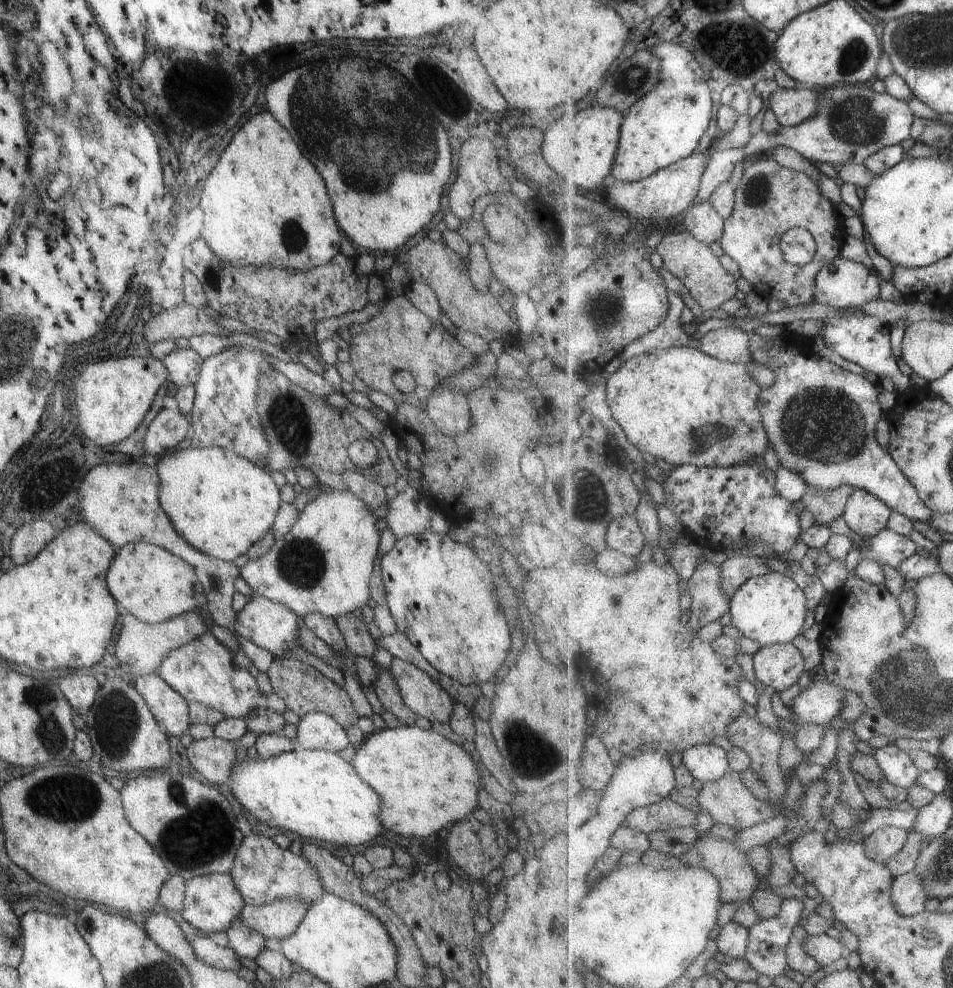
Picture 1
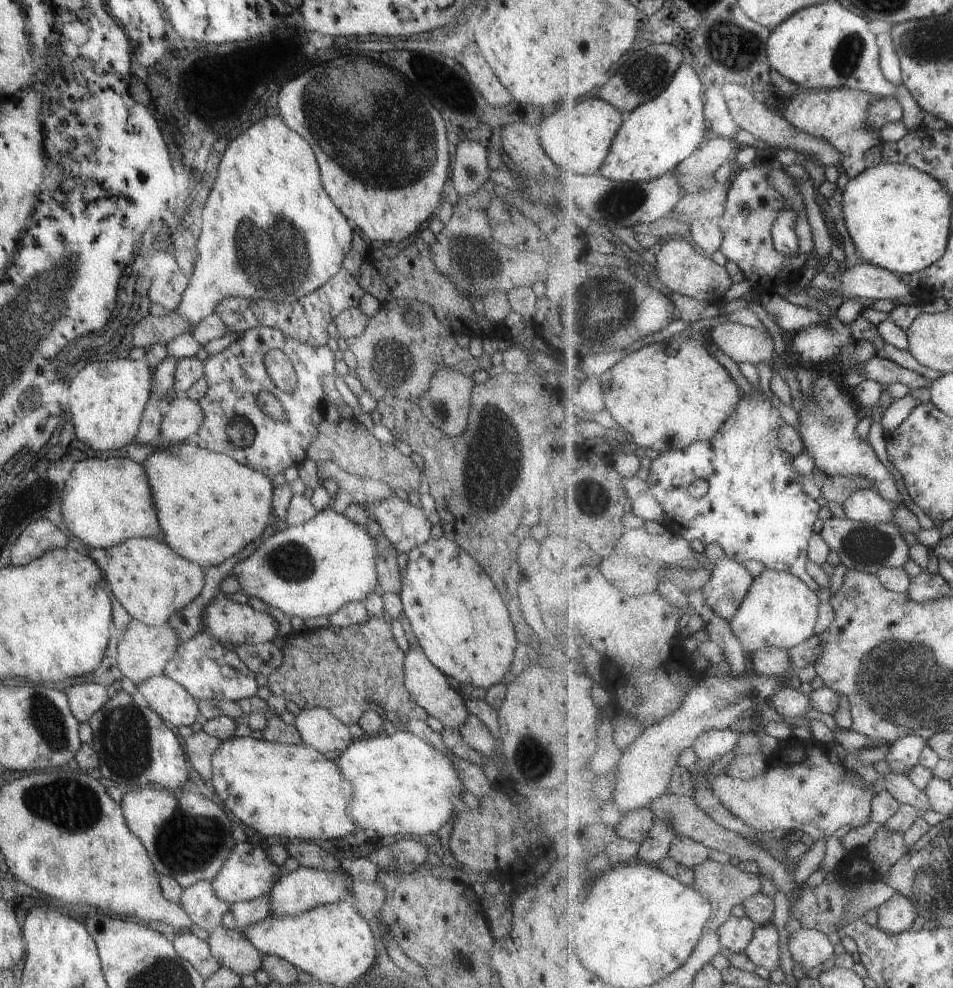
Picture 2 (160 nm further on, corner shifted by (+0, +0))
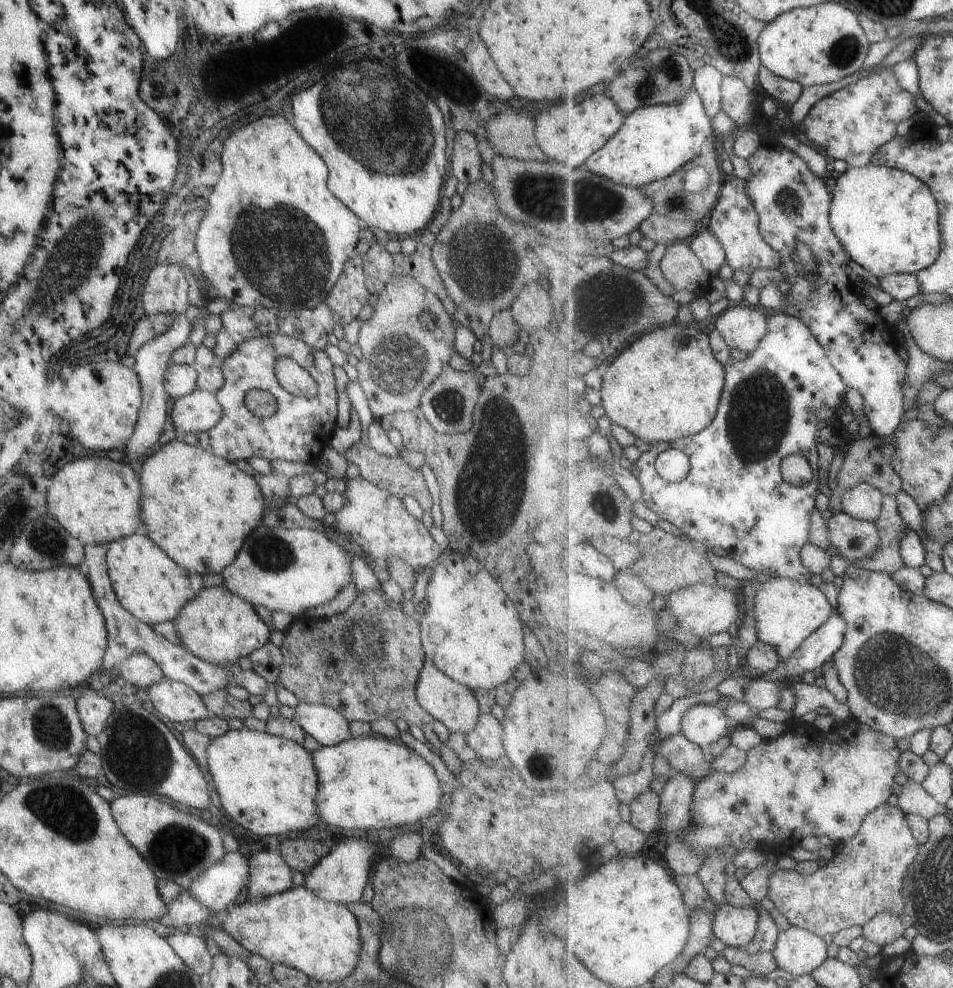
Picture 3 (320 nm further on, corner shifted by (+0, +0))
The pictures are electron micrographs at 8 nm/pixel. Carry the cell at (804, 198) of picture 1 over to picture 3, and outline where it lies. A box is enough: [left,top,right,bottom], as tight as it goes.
[706,177,781,275]

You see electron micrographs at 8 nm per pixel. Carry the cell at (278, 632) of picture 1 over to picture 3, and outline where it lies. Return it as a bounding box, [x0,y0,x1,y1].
[171,584,271,666]

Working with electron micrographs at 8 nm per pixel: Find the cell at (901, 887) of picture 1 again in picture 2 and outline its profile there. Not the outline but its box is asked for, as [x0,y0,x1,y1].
[876,893,919,935]

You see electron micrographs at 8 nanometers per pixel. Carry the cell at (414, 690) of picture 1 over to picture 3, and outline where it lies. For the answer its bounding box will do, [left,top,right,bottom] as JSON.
[414,660,480,733]

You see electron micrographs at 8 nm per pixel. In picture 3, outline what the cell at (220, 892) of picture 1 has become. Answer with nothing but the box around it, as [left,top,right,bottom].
[155,889,209,930]

